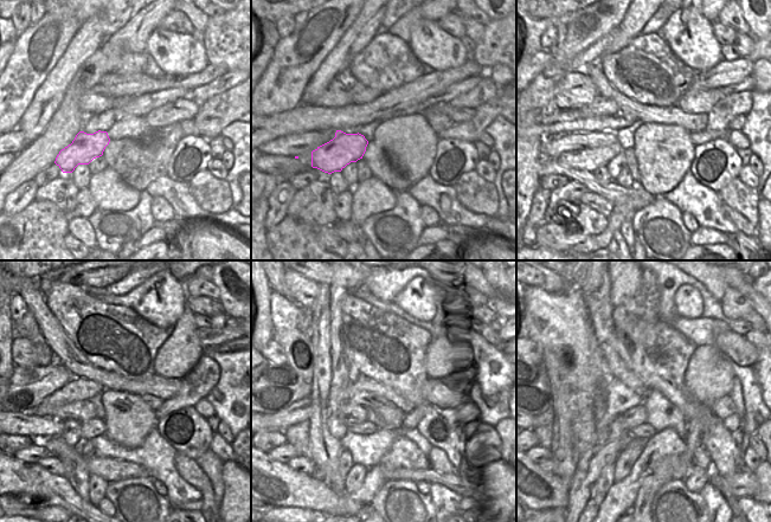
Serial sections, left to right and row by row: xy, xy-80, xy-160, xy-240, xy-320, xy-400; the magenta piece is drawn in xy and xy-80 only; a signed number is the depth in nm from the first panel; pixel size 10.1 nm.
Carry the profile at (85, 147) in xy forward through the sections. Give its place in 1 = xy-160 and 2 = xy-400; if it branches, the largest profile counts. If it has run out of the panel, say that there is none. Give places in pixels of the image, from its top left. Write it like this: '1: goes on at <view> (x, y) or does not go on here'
1: goes on at xy-160 (590, 160)
2: goes on at xy-400 (547, 418)

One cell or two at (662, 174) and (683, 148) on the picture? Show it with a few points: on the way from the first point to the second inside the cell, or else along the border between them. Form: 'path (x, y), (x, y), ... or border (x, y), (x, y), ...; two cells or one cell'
path (667, 167), (675, 159), (676, 152); one cell

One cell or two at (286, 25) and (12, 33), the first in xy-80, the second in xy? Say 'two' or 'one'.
two

